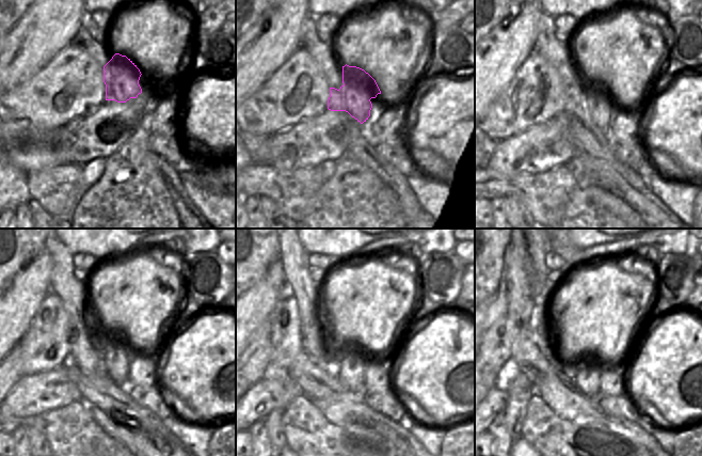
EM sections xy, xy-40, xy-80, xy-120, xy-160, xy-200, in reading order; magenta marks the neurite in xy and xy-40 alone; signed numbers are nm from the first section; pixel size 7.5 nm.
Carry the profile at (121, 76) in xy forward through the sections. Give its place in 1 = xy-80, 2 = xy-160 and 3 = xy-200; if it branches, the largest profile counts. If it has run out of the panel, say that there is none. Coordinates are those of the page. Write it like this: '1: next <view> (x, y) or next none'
1: next xy-80 (590, 103)
2: next xy-160 (354, 359)
3: next xy-200 (587, 379)

